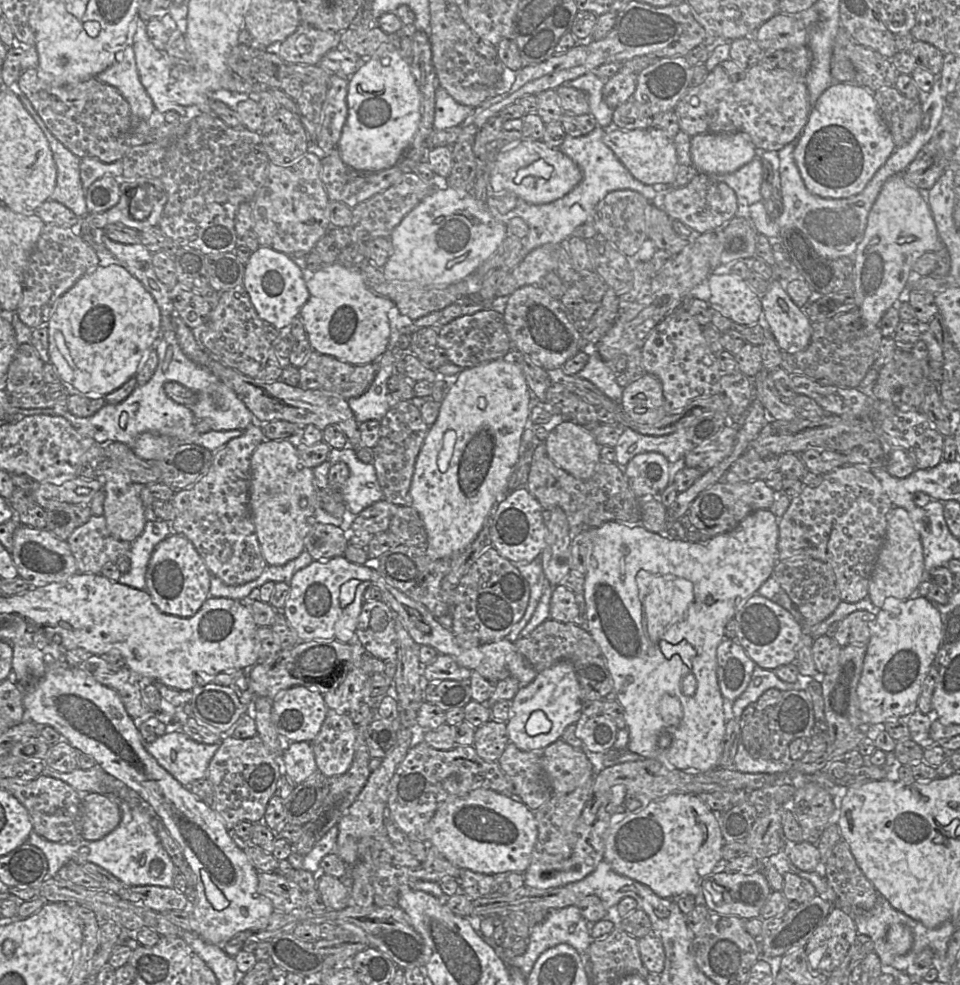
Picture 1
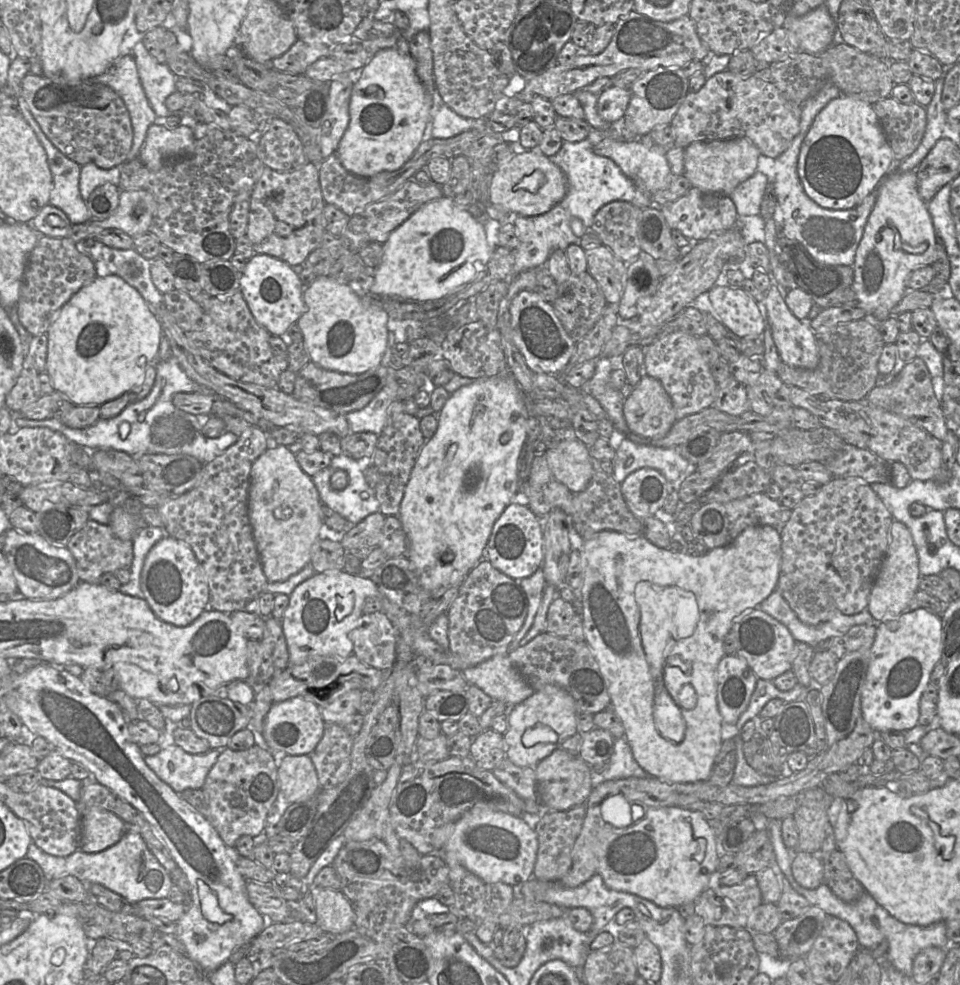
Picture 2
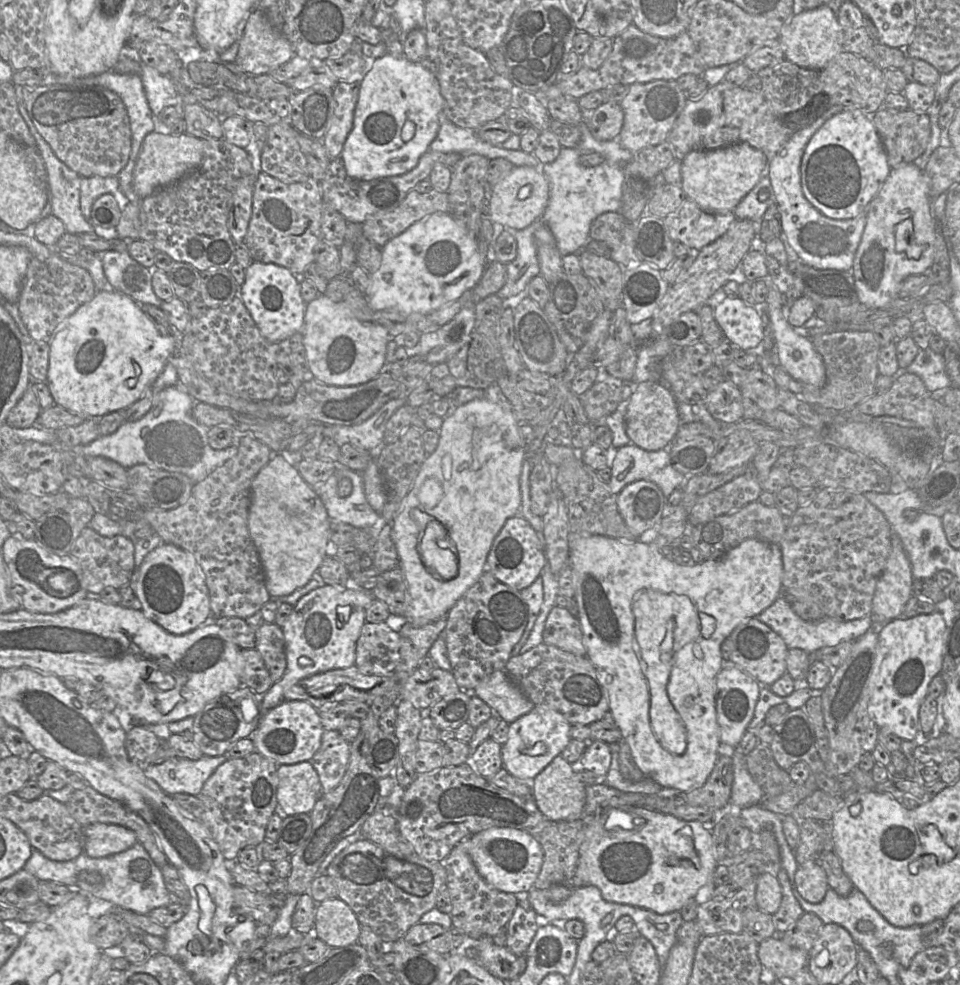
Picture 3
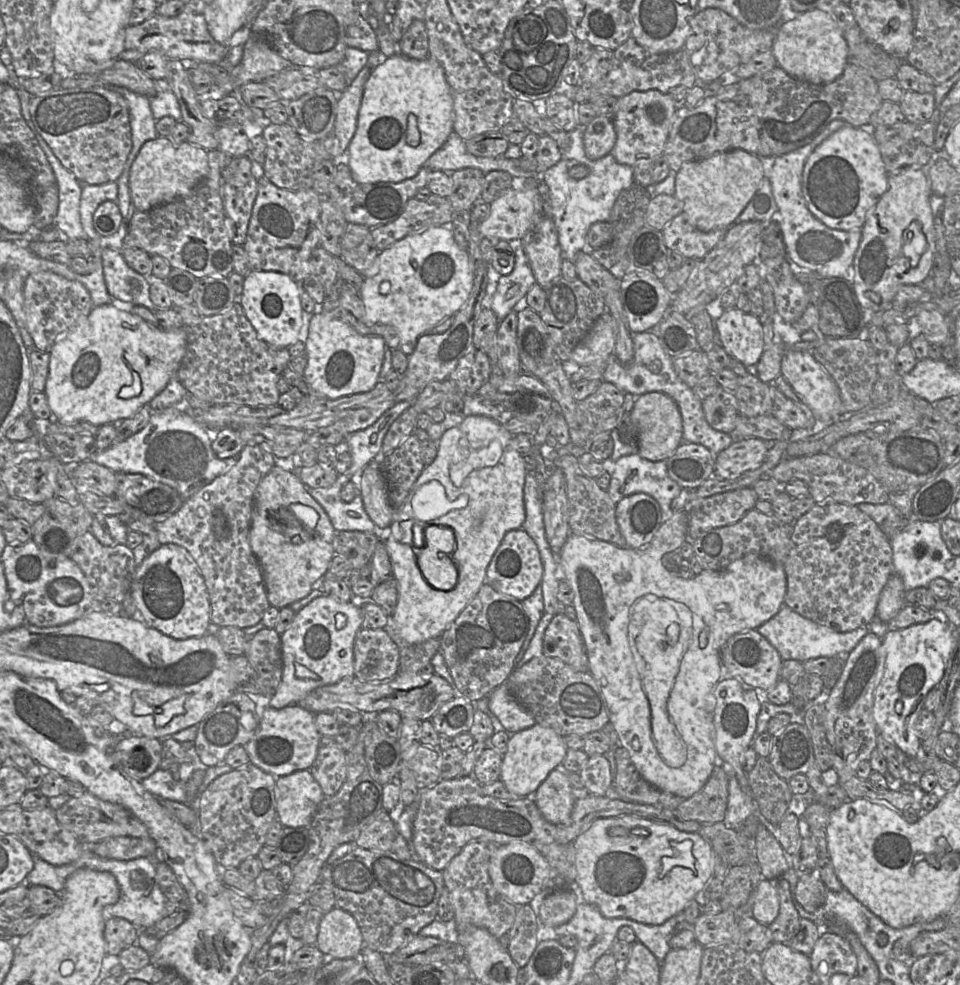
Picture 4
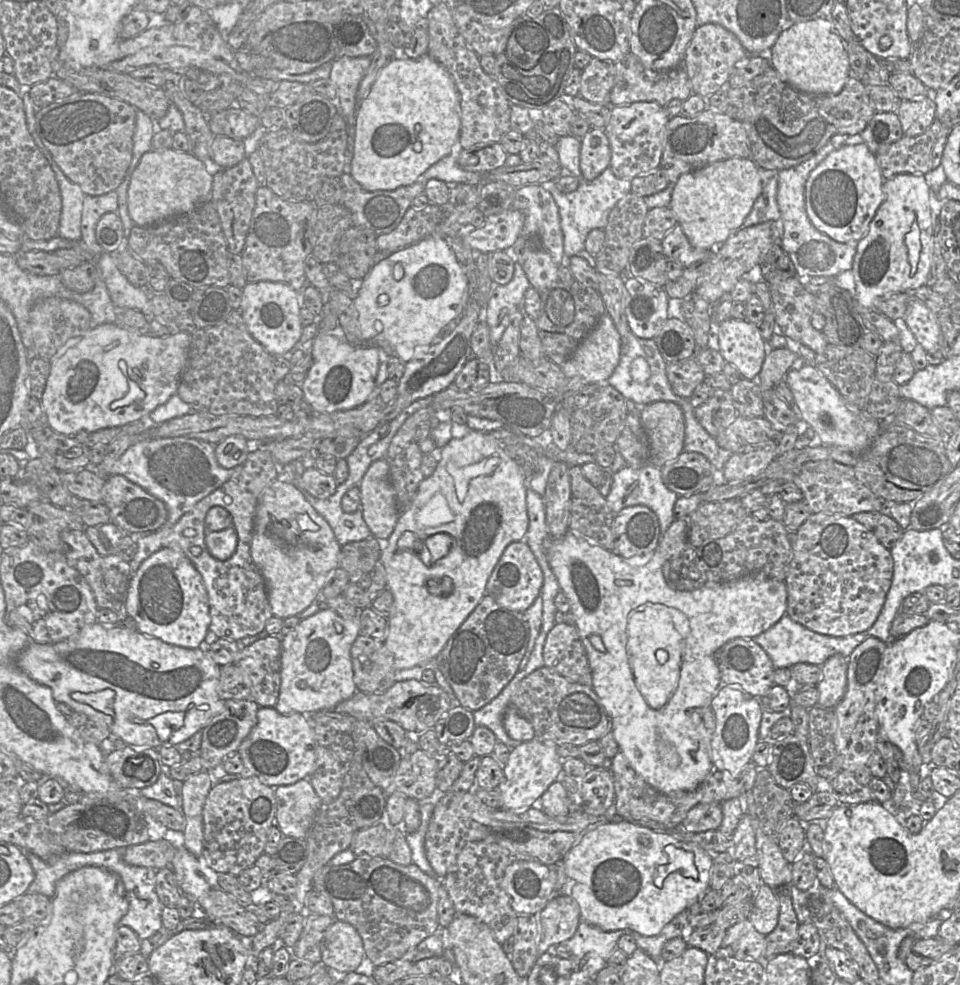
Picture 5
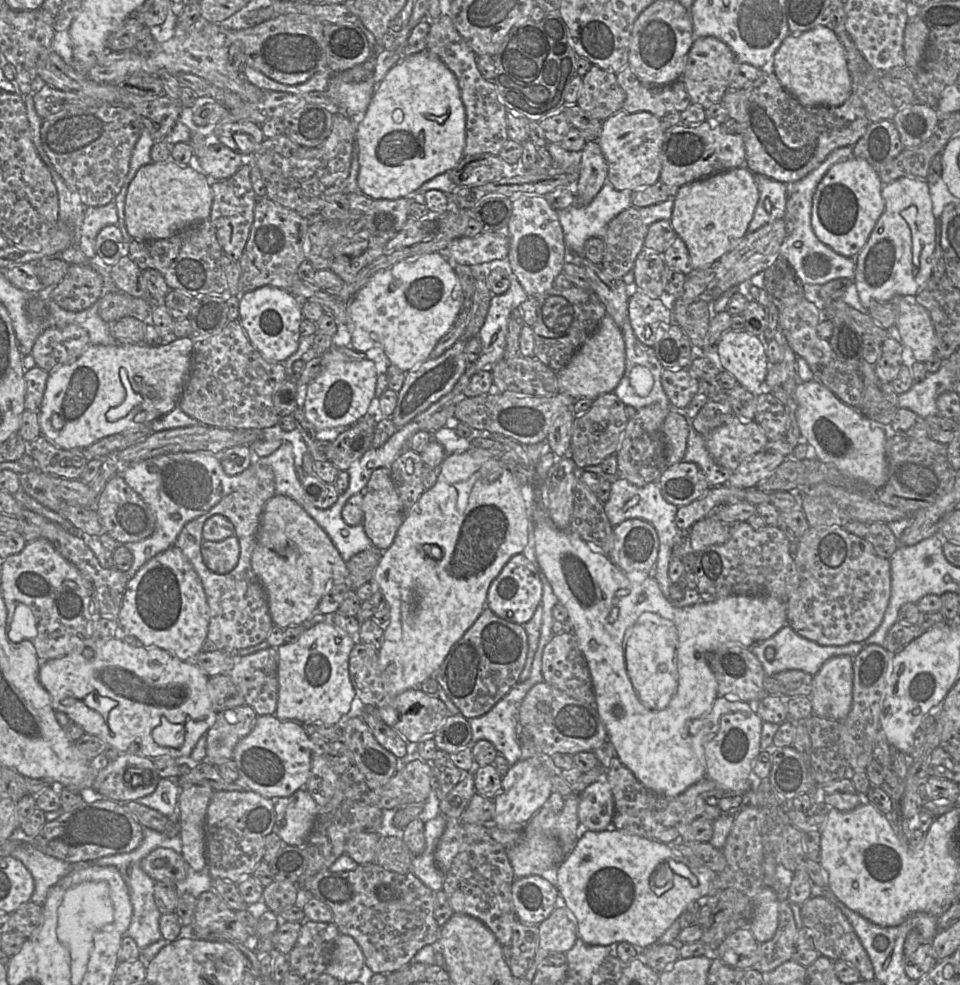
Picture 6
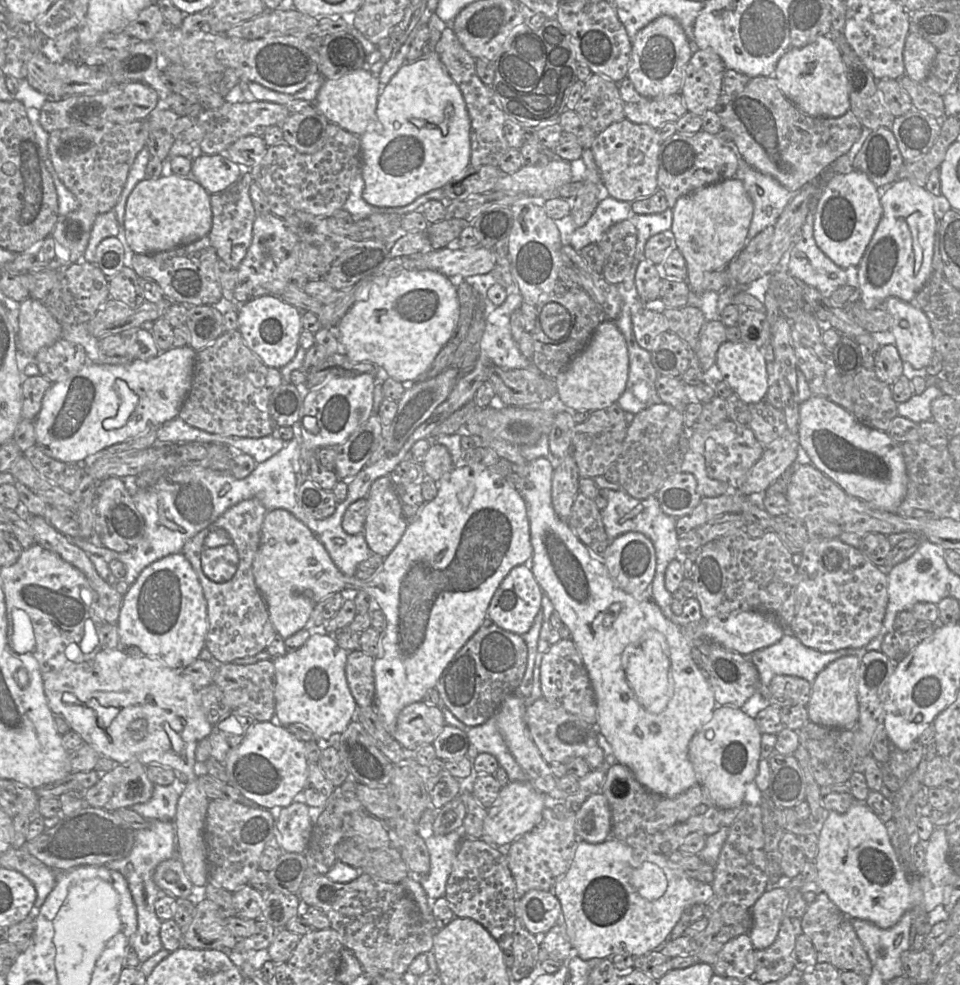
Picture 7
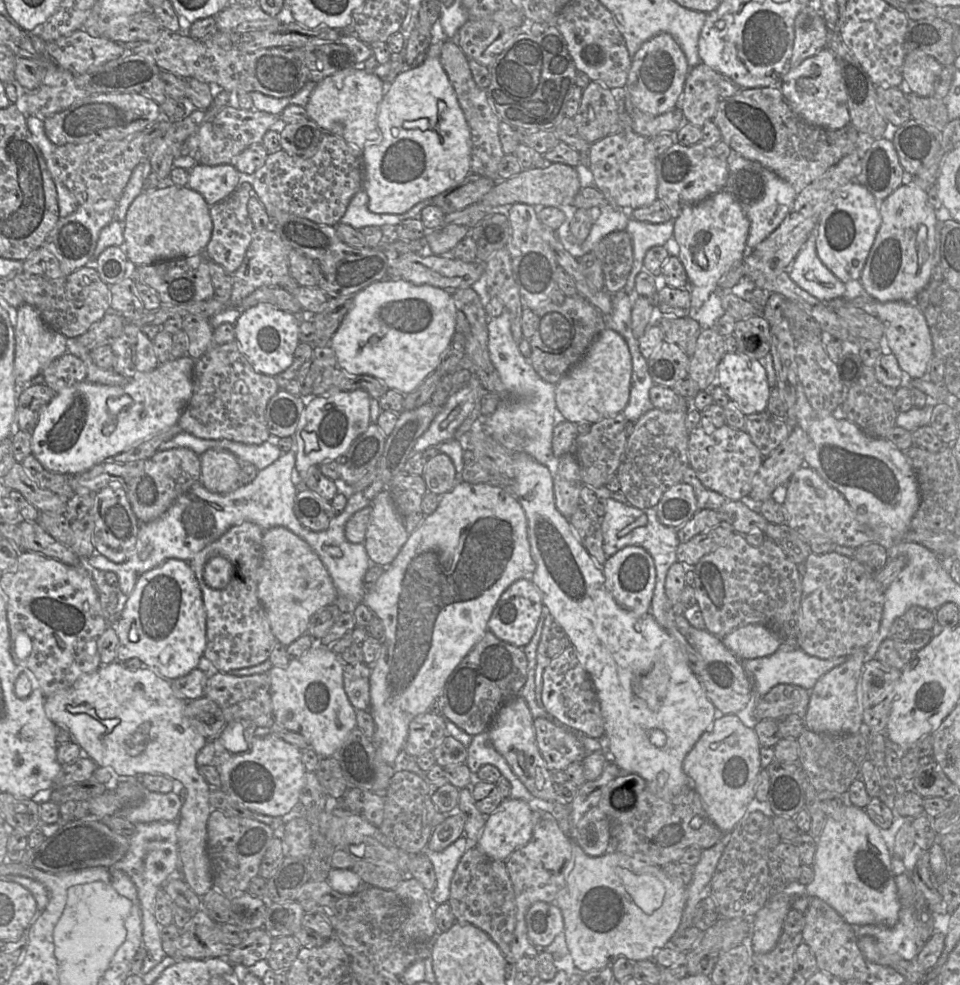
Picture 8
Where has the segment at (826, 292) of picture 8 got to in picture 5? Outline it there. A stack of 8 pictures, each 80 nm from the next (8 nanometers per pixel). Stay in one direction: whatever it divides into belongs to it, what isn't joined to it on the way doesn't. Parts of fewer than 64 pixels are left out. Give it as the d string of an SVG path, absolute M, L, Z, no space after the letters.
M842 134L834 135L828 143L808 161L777 173L777 202L781 211L783 227L782 247L791 259L799 276L833 277L844 271L851 270L853 267L858 242L836 242L814 227L806 212L805 187L810 173L831 152L846 144L858 144L861 142L863 142L863 140L860 134L855 136Z

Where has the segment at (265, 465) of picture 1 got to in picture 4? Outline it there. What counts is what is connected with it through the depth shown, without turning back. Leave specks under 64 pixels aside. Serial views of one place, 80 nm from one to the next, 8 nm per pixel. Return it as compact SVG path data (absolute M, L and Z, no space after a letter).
M274 465L259 482L254 499L249 543L262 569L270 605L281 609L307 597L313 584L328 571L335 549L335 529L323 507L307 492L304 483L294 472Z

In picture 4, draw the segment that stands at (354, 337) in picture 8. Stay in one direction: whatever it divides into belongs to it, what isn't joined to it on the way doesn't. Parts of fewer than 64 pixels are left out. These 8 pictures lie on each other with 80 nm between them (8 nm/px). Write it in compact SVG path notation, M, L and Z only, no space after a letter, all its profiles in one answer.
M451 225L431 227L426 231L407 236L380 252L379 271L365 279L360 297L365 307L364 322L367 326L386 324L393 326L400 337L400 349L410 355L415 350L418 338L434 328L446 317L456 314L468 300L474 283L468 252L455 241Z

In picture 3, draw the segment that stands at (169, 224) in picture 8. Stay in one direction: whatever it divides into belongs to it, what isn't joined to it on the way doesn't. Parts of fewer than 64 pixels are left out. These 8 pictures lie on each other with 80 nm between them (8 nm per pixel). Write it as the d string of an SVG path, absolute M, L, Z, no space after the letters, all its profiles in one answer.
M155 130L149 133L142 144L136 161L133 188L141 200L154 194L158 189L170 186L192 170L198 168L203 160L203 140L183 133L179 136L162 134Z

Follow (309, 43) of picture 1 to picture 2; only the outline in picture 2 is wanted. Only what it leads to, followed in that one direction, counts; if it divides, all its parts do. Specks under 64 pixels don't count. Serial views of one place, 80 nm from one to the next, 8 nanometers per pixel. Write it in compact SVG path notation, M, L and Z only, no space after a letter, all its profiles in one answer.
M297 39L287 52L272 61L272 65L276 71L281 73L293 75L304 74L307 68L313 63L322 58L329 57L332 48L333 47L328 47L327 45L308 45L302 40Z

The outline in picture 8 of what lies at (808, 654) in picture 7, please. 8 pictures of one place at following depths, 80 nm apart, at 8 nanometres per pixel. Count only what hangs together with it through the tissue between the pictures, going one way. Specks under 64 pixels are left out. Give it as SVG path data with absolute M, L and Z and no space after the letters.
M781 644L779 650L770 656L756 659L740 659L740 662L752 683L754 692L763 697L778 684L796 685L810 692L821 676L847 661L851 655L833 659L820 659L808 655L801 648L783 647Z

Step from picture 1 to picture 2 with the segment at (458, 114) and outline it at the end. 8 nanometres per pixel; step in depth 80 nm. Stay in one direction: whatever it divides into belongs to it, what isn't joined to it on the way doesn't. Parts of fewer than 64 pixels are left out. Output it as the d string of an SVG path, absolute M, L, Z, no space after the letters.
M442 103L432 122L432 138L451 138L471 129L485 129L486 126L487 118L464 118Z

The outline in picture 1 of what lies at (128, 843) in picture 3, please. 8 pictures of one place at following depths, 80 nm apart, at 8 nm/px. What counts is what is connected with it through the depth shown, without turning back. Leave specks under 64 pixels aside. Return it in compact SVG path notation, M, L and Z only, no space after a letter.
M89 793L83 797L80 837L101 840L114 831L121 821L119 802L114 796Z

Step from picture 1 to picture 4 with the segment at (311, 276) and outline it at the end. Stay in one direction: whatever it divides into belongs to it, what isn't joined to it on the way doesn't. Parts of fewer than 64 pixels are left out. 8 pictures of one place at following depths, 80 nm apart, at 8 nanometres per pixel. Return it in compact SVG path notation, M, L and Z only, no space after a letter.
M315 308L305 342L307 367L304 378L309 388L330 399L368 392L379 381L385 355L385 340L379 335L363 335L341 318Z

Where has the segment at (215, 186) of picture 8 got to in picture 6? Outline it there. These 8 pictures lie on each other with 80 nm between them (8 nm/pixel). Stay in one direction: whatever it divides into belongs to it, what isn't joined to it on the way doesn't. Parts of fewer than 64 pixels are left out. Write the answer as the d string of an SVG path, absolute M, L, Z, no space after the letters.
M213 133L212 137L206 137L205 143L208 145L199 148L195 154L200 158L202 171L210 180L222 180L233 176L243 165L243 156L230 147L222 144Z

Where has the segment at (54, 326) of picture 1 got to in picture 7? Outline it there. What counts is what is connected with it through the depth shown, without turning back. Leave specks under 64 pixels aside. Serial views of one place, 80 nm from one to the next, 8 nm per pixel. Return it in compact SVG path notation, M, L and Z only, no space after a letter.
M186 345L183 347L171 347L169 350L160 352L156 357L149 360L135 359L125 364L96 364L87 361L82 368L68 378L52 383L44 395L40 413L35 420L36 443L48 456L56 460L78 463L84 466L84 460L87 457L123 442L128 438L142 434L150 428L158 428L179 415L180 408L191 388L195 355L196 351L191 346Z

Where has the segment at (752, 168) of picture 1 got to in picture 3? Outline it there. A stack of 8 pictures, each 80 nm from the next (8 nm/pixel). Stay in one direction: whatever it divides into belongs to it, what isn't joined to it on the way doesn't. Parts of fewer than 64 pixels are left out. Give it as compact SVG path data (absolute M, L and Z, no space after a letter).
M761 176L757 185L736 206L737 220L761 221L766 210L776 203L769 176Z

